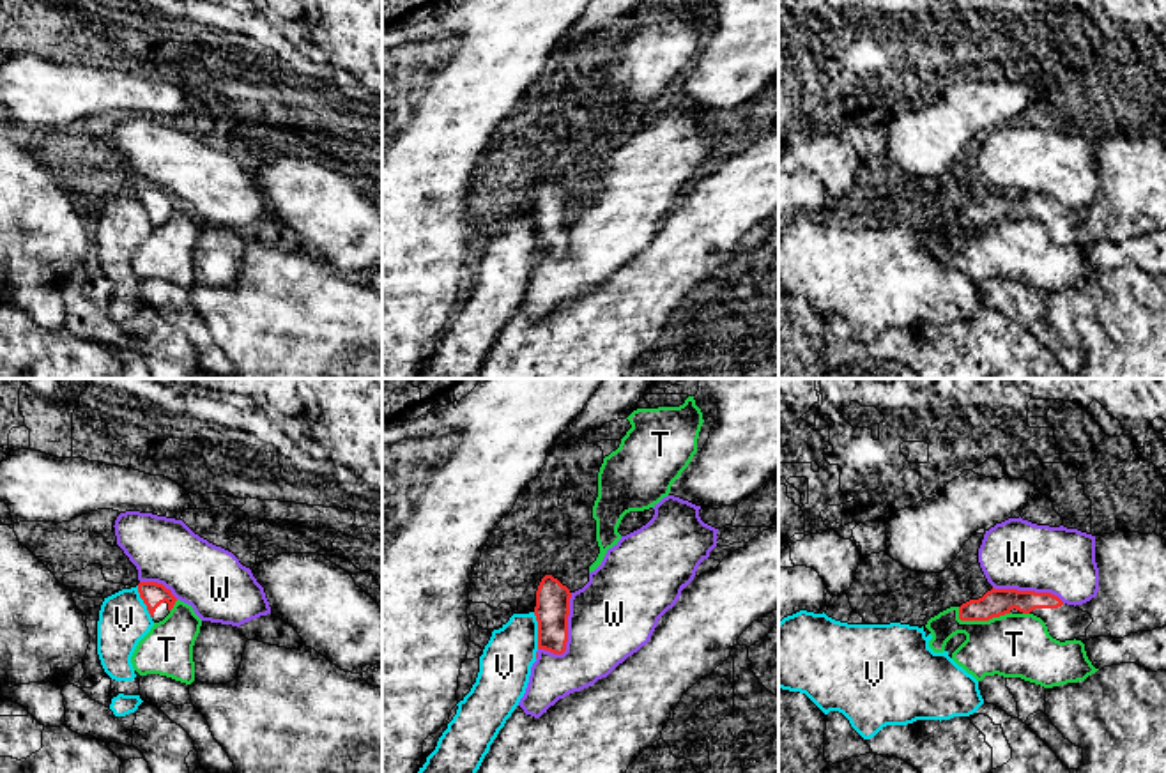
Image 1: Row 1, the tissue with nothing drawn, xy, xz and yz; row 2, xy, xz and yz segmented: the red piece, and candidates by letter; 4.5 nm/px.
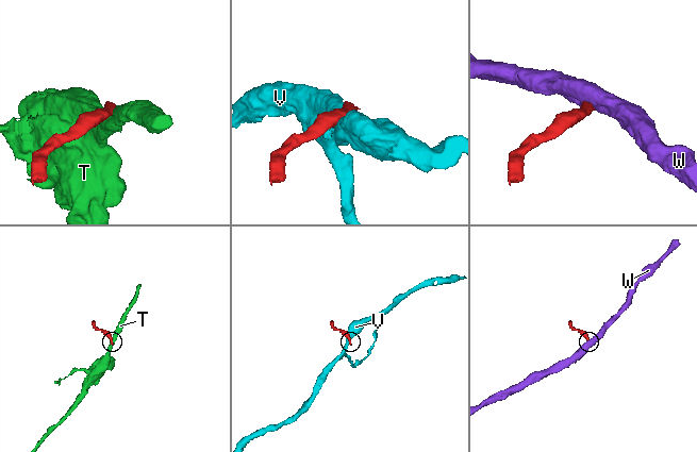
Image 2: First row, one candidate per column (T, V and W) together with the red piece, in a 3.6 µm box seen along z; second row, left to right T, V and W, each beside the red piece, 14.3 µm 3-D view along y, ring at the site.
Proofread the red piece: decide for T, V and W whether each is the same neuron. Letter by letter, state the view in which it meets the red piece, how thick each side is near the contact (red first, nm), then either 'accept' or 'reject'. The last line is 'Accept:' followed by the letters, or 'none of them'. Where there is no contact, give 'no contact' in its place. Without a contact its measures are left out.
T: meets red in yz; 130 nm thick on the red side, 280 nm on the other; reject
V: meets red in xz; 160 nm thick on the red side, 240 nm on the other; reject
W: meets red in xz; 160 nm thick on the red side, 380 nm on the other; reject
Accept: none of them

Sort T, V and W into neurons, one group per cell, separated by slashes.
T / V / W

